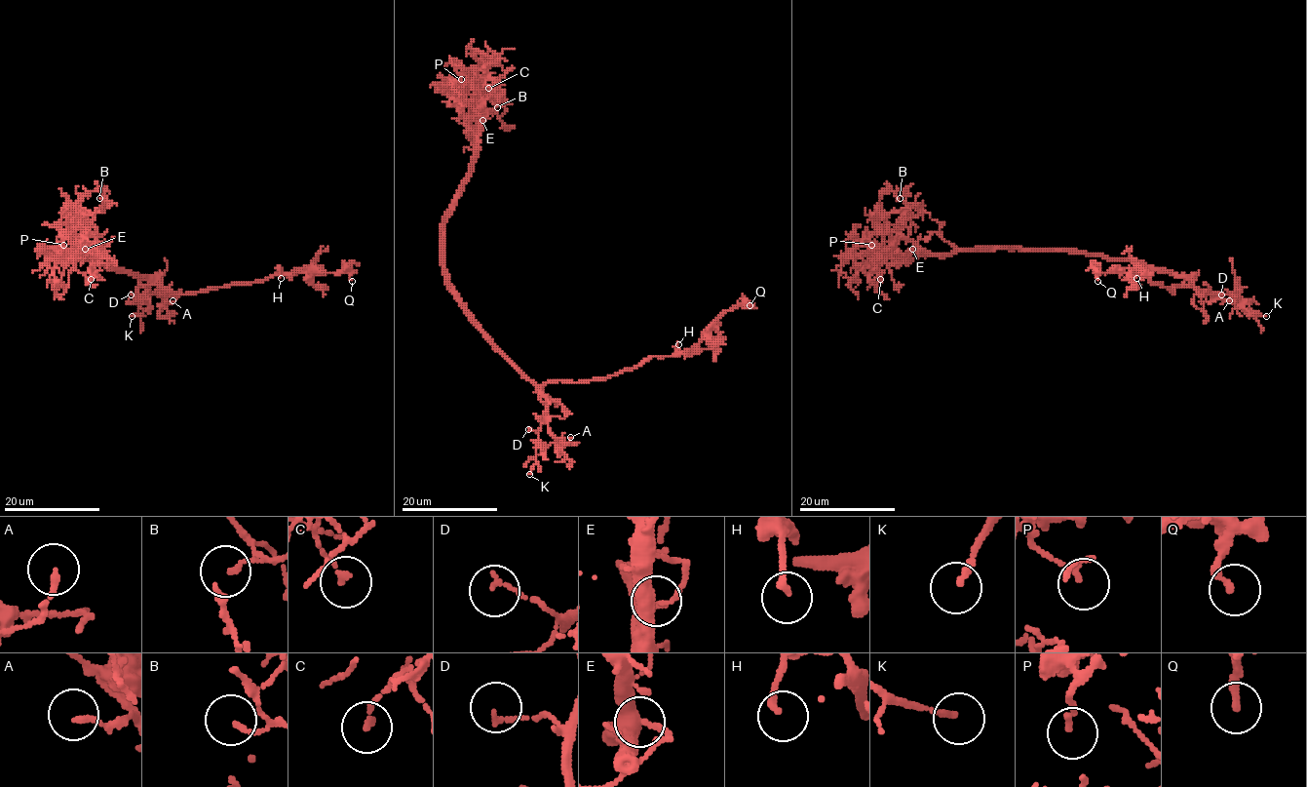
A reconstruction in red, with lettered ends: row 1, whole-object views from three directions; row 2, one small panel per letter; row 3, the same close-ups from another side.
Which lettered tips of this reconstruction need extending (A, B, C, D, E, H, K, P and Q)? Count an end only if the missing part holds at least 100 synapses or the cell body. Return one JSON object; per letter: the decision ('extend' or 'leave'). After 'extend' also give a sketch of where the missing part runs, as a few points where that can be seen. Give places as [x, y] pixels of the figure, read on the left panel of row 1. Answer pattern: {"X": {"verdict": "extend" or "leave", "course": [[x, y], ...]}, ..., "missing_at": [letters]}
{"A": {"verdict": "leave"}, "B": {"verdict": "leave"}, "C": {"verdict": "leave"}, "D": {"verdict": "leave"}, "E": {"verdict": "leave"}, "H": {"verdict": "leave"}, "K": {"verdict": "extend", "course": [[132, 316], [129, 318], [136, 320], [147, 315], [149, 290], [165, 277], [169, 252], [146, 235], [129, 215]]}, "P": {"verdict": "leave"}, "Q": {"verdict": "leave"}, "missing_at": ["K"]}

